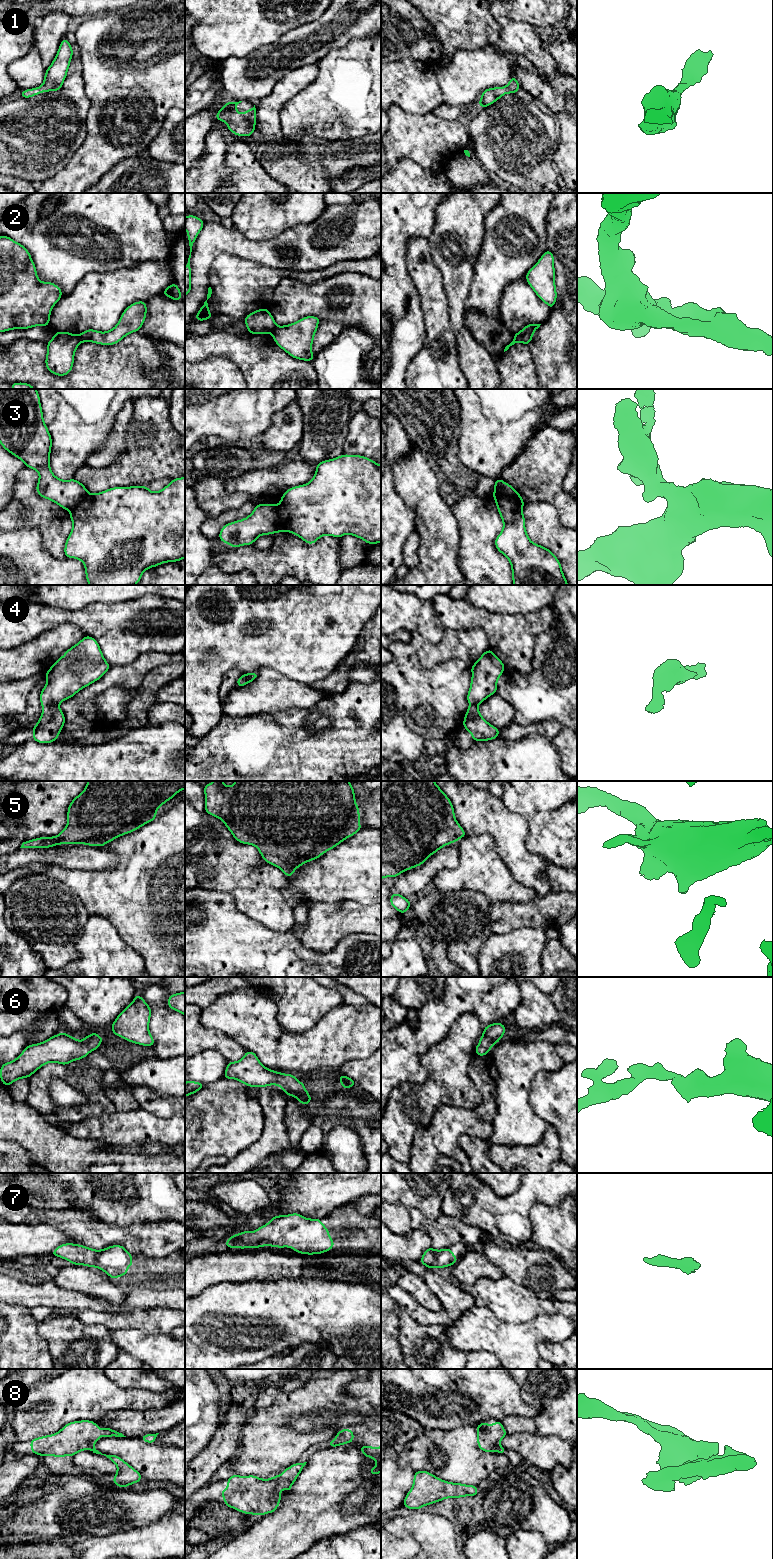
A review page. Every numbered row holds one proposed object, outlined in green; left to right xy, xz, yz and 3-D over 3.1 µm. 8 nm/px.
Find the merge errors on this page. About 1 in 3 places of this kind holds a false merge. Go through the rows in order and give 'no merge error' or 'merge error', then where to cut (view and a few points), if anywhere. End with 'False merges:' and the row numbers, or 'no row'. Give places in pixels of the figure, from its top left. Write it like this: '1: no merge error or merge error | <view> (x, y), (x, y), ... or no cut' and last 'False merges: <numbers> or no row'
1: no merge error | no cut
2: merge error | xy (77, 335), (81, 341)
3: merge error | yz (493, 493), (521, 499)
4: no merge error | no cut
5: no merge error | no cut
6: no merge error | no cut
7: no merge error | no cut
8: no merge error | no cut
False merges: 2, 3

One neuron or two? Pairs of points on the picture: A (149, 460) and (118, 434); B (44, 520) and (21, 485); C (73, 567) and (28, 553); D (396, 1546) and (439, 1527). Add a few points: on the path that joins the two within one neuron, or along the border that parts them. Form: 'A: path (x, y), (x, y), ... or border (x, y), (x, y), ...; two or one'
A: border (131, 416), (123, 452), (116, 461); two
B: path (43, 511), (26, 494); one
C: path (62, 567), (42, 567), (39, 564); one
D: border (391, 1534), (401, 1538), (411, 1537), (420, 1548); two

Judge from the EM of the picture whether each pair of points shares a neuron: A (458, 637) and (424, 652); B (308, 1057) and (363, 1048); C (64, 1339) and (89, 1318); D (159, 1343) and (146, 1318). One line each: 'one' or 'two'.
A: one
B: one
C: two
D: two

